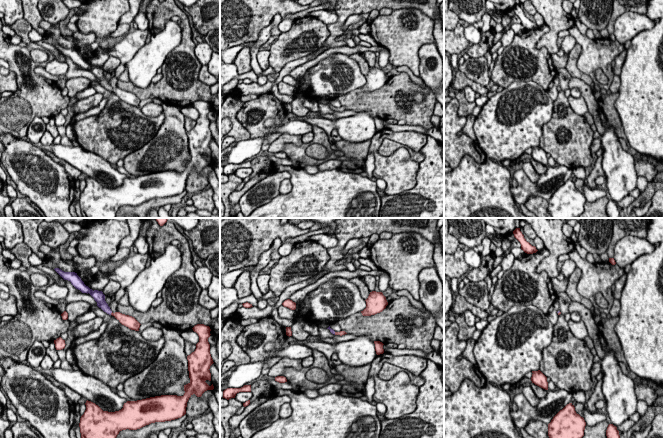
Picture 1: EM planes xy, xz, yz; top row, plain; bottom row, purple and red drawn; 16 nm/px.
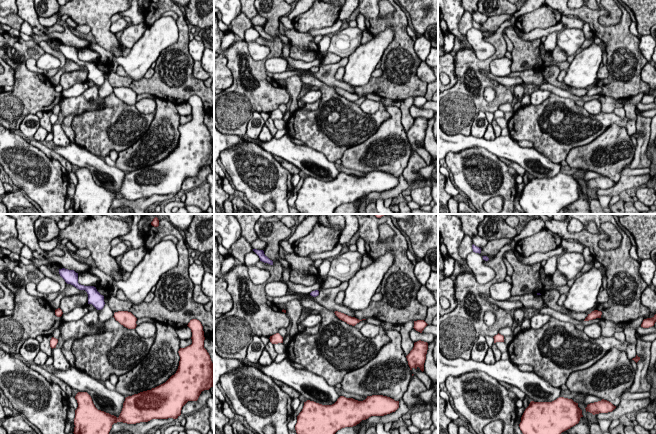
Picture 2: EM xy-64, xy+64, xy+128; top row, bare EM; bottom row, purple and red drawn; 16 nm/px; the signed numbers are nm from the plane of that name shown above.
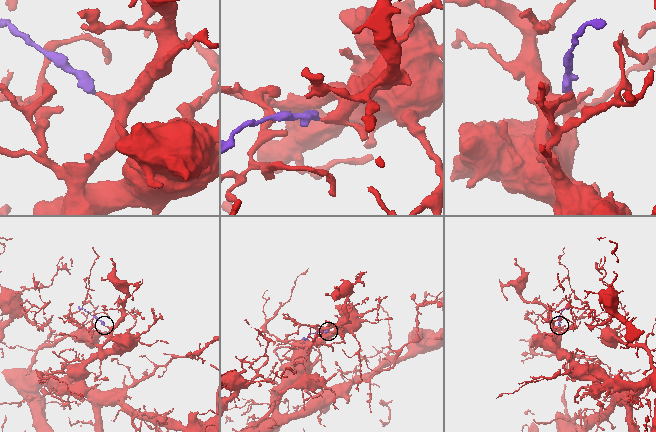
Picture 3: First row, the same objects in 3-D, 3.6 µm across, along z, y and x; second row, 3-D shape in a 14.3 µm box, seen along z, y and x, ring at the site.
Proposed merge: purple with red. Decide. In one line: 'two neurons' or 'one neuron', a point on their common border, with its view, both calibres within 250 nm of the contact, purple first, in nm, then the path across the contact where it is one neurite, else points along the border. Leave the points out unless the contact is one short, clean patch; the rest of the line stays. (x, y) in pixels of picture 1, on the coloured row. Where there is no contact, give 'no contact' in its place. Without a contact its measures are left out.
one neuron | xy (111, 312) | 160/160 nm | across xy (101, 303), (111, 312), (124, 319)

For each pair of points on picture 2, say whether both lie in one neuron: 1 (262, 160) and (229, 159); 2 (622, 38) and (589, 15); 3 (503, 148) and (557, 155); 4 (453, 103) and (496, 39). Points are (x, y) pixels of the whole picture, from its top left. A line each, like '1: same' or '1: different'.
1: same
2: same
3: different
4: same

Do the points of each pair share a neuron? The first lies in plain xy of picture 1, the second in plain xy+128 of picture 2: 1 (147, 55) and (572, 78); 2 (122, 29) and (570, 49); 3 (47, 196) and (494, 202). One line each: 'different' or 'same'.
1: same
2: different
3: different

